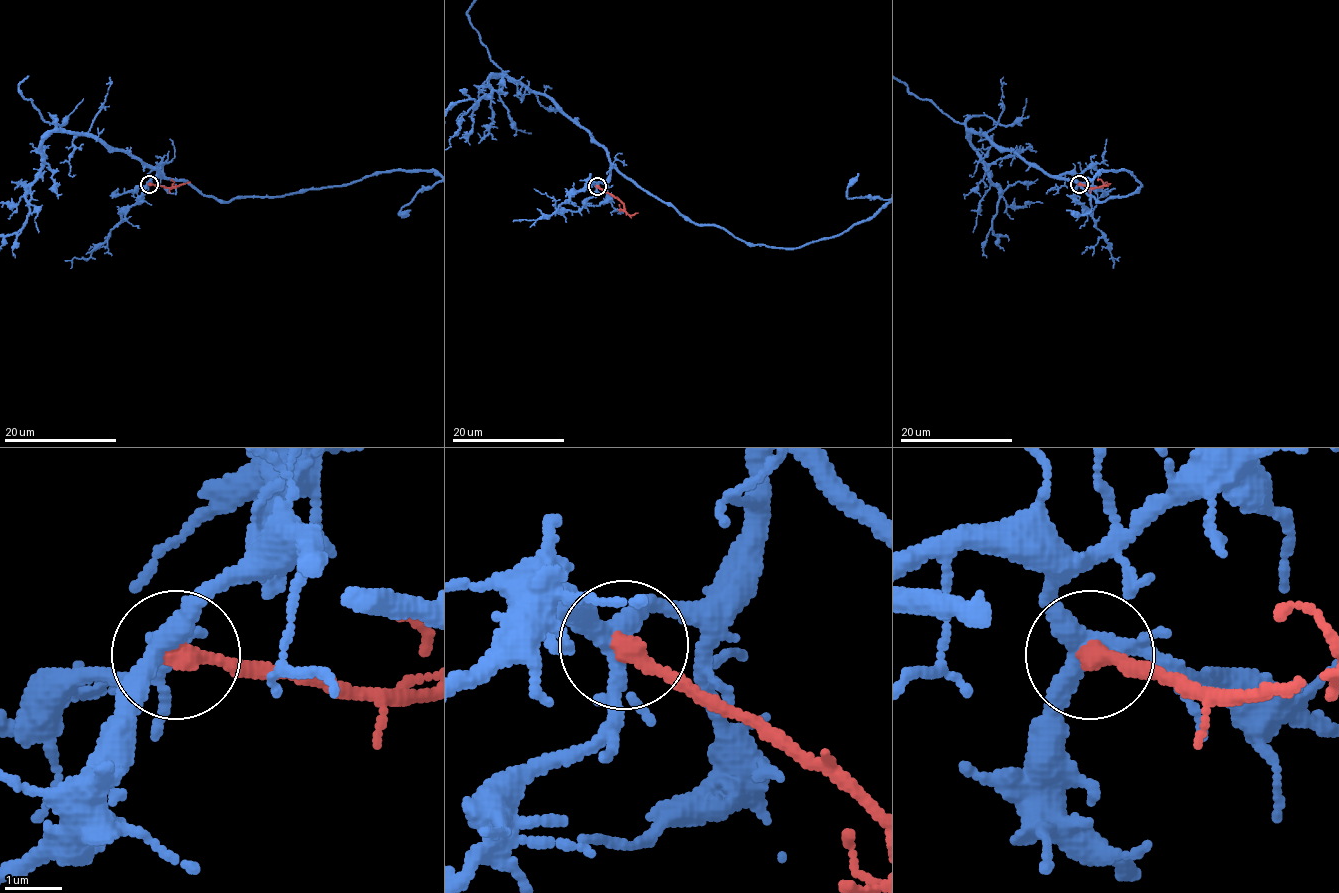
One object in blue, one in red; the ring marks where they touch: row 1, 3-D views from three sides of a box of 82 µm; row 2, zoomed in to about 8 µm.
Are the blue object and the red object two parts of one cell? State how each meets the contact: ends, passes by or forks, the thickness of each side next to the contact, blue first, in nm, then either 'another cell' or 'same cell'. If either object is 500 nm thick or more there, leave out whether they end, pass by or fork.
blue forks; red ends; calibres 340 and 360 nm; another cell

